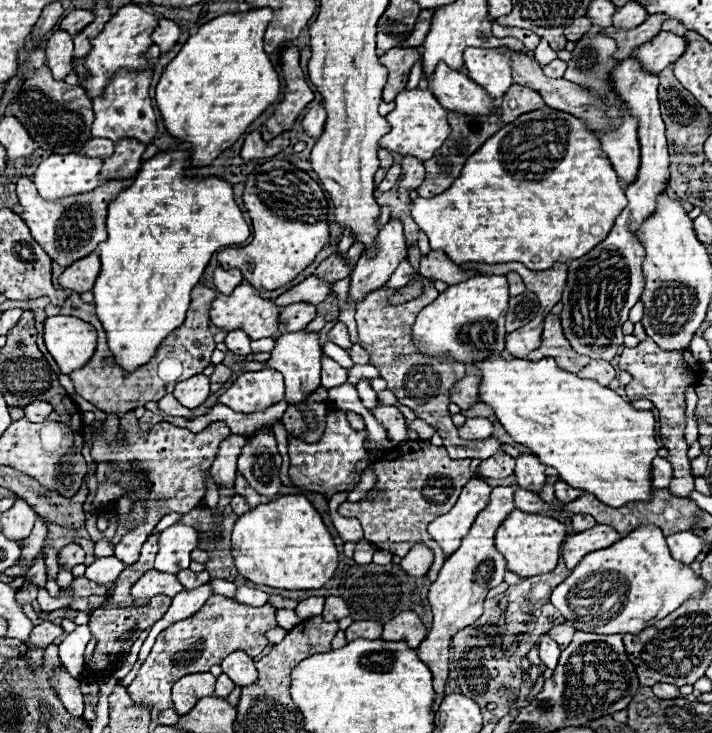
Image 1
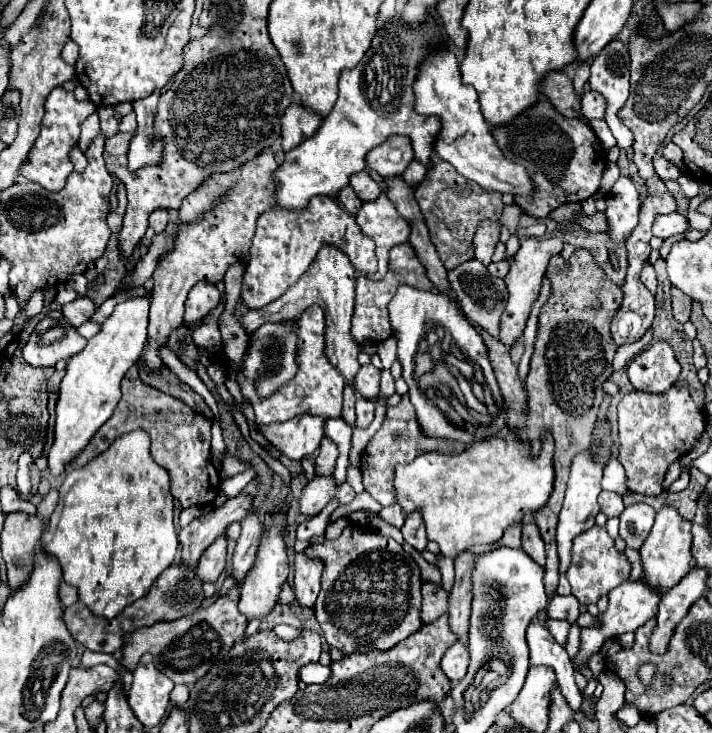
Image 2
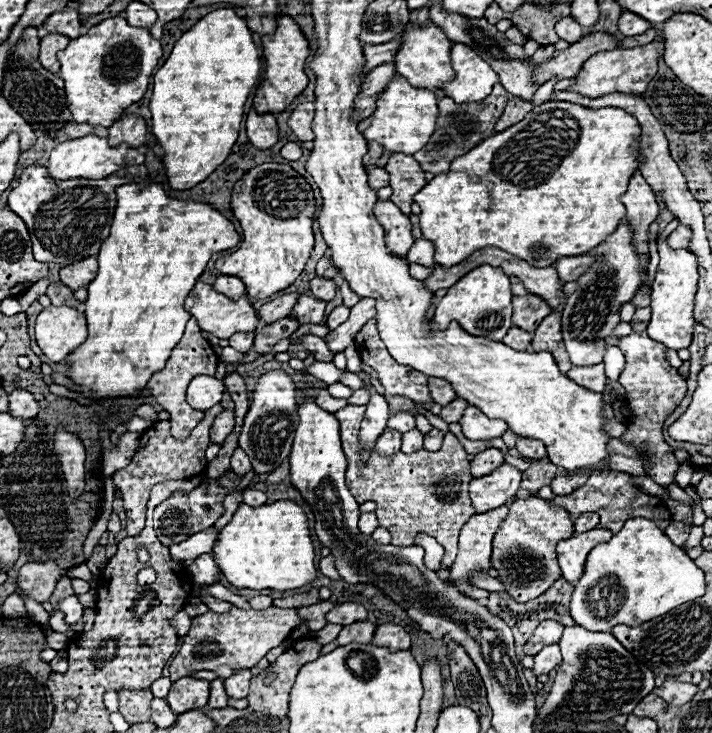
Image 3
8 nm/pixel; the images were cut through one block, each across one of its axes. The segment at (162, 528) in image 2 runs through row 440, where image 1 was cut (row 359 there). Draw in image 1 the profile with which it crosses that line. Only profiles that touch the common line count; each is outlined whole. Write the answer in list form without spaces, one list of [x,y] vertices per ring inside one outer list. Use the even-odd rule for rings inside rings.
[[[168,150],[144,162],[134,182],[124,188],[108,206],[106,230],[108,238],[100,242],[100,274],[92,288],[96,316],[108,334],[108,348],[114,362],[126,372],[150,362],[162,340],[182,326],[190,304],[190,290],[200,282],[200,276],[220,246],[240,244],[250,236],[250,228],[234,202],[230,182],[208,178],[194,182],[184,176],[186,152]]]

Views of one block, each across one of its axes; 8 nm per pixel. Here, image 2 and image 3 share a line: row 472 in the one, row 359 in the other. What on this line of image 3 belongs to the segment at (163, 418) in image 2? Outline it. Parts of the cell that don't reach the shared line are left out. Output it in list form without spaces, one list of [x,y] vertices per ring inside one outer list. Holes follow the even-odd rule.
[[[190,318],[188,324],[186,324],[186,332],[184,332],[182,340],[180,340],[178,346],[172,350],[172,354],[170,354],[170,358],[168,358],[168,362],[166,362],[166,368],[160,370],[158,374],[154,374],[154,376],[150,378],[146,390],[144,390],[144,394],[156,398],[156,402],[158,402],[164,410],[168,410],[168,412],[172,414],[170,422],[172,422],[172,436],[174,436],[174,438],[178,438],[178,440],[186,438],[186,436],[190,434],[190,430],[204,418],[204,412],[190,408],[190,404],[188,404],[186,398],[184,398],[184,396],[186,396],[186,386],[188,386],[190,378],[194,378],[194,376],[198,376],[198,374],[214,374],[218,362],[220,362],[220,360],[218,360],[216,352],[212,350],[210,342],[208,342],[206,338],[202,338],[196,320]]]

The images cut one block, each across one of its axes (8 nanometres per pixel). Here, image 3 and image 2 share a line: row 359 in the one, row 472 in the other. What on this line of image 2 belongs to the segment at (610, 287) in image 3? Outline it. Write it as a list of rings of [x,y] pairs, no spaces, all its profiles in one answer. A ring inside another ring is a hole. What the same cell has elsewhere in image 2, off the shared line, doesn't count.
[[[604,420],[604,422],[596,422],[594,426],[594,448],[588,446],[586,450],[578,452],[578,456],[574,456],[574,462],[570,466],[570,480],[568,480],[568,488],[566,488],[566,498],[564,498],[564,506],[562,506],[562,512],[560,512],[560,522],[558,522],[558,536],[556,536],[556,542],[558,542],[558,554],[560,554],[560,570],[562,570],[562,576],[560,576],[560,584],[558,584],[558,594],[560,596],[570,596],[572,590],[570,590],[570,584],[568,580],[564,578],[564,572],[570,564],[570,548],[572,548],[572,540],[590,530],[594,526],[594,518],[596,514],[600,512],[598,508],[598,494],[602,492],[600,488],[600,480],[602,480],[602,472],[604,472],[604,466],[608,464],[608,460],[612,458],[612,438],[610,438],[610,422]]]

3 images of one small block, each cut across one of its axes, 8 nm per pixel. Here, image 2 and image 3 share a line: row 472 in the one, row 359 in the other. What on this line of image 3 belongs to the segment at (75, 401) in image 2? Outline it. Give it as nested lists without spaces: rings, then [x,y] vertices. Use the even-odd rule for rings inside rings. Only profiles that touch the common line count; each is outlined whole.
[[[48,306],[36,318],[36,342],[52,360],[64,360],[86,340],[86,318],[70,306]]]

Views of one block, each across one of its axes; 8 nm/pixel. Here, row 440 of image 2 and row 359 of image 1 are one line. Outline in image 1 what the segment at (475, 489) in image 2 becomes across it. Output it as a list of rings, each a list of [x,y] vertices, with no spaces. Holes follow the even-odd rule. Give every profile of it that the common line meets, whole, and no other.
[[[504,350],[502,354],[494,354],[476,362],[476,368],[480,370],[480,402],[488,404],[494,410],[498,422],[518,444],[530,448],[542,464],[556,468],[560,480],[568,482],[574,488],[582,488],[584,492],[596,494],[596,498],[608,506],[624,506],[626,502],[650,498],[650,462],[658,450],[654,438],[656,420],[650,410],[636,410],[614,390],[558,368],[554,358],[530,362],[514,358]]]

